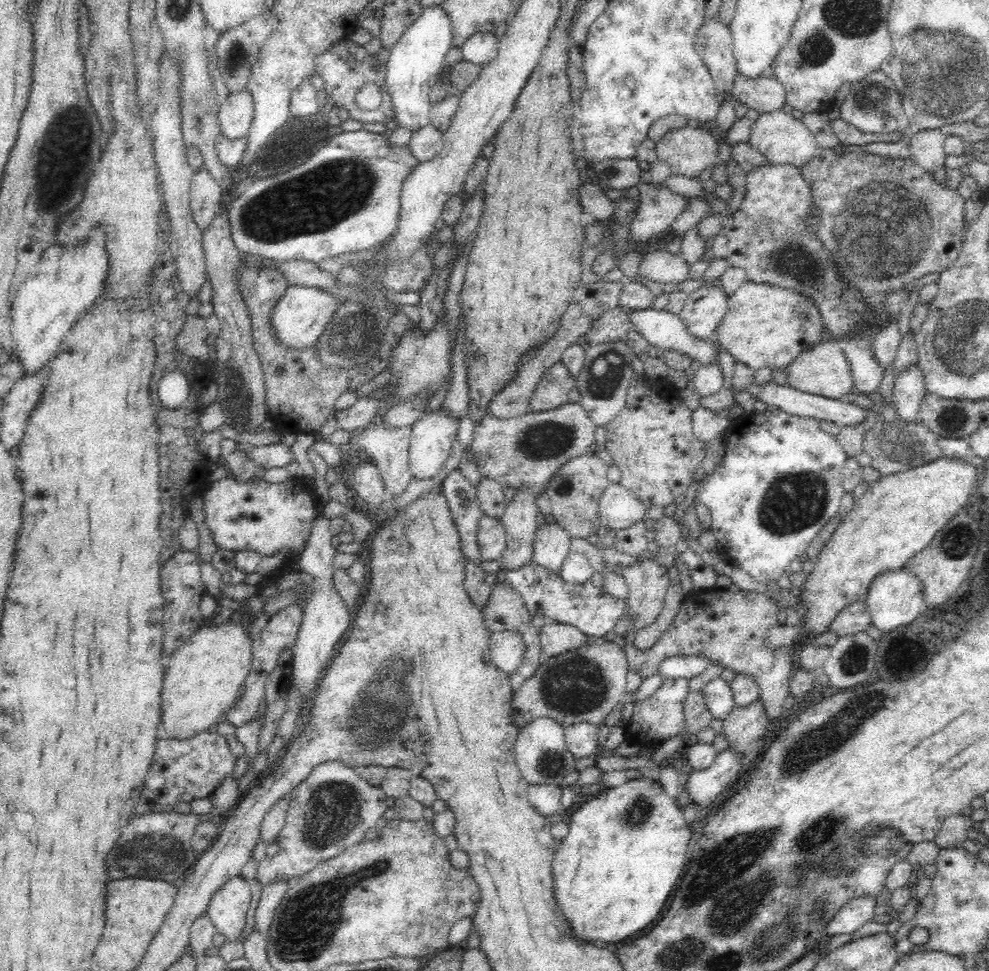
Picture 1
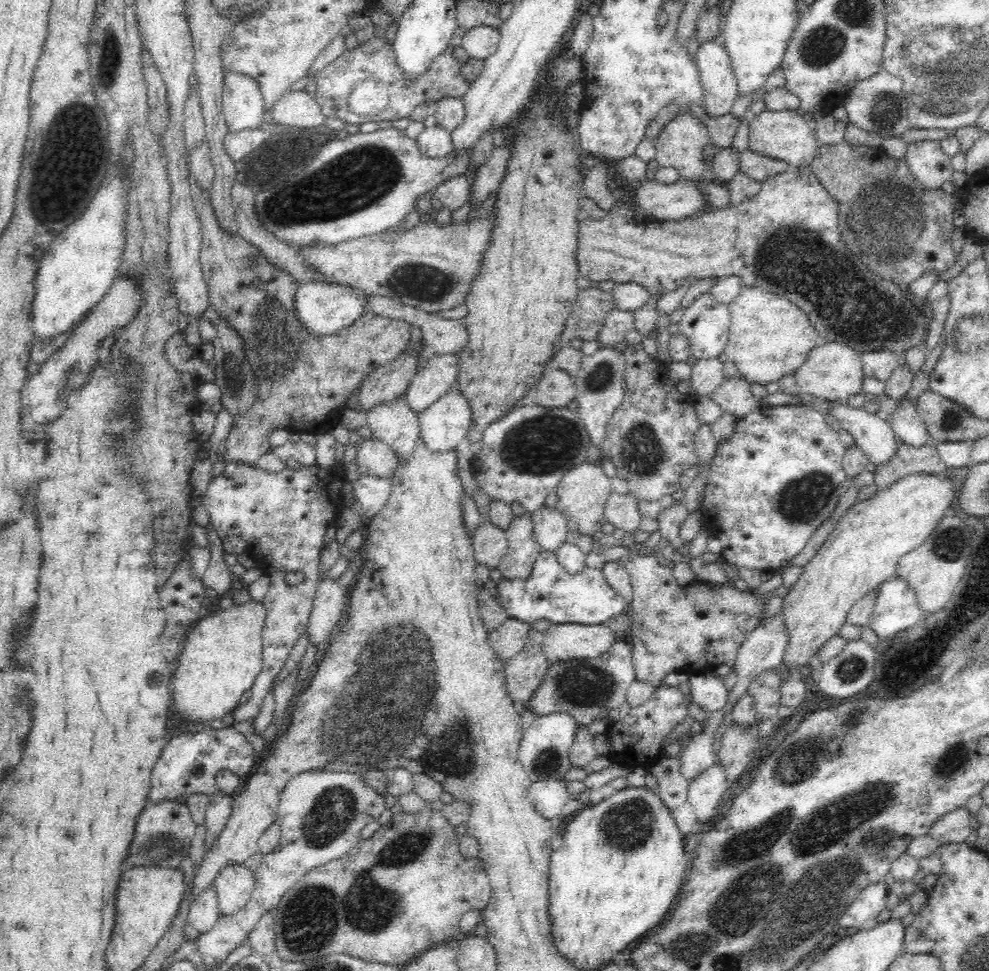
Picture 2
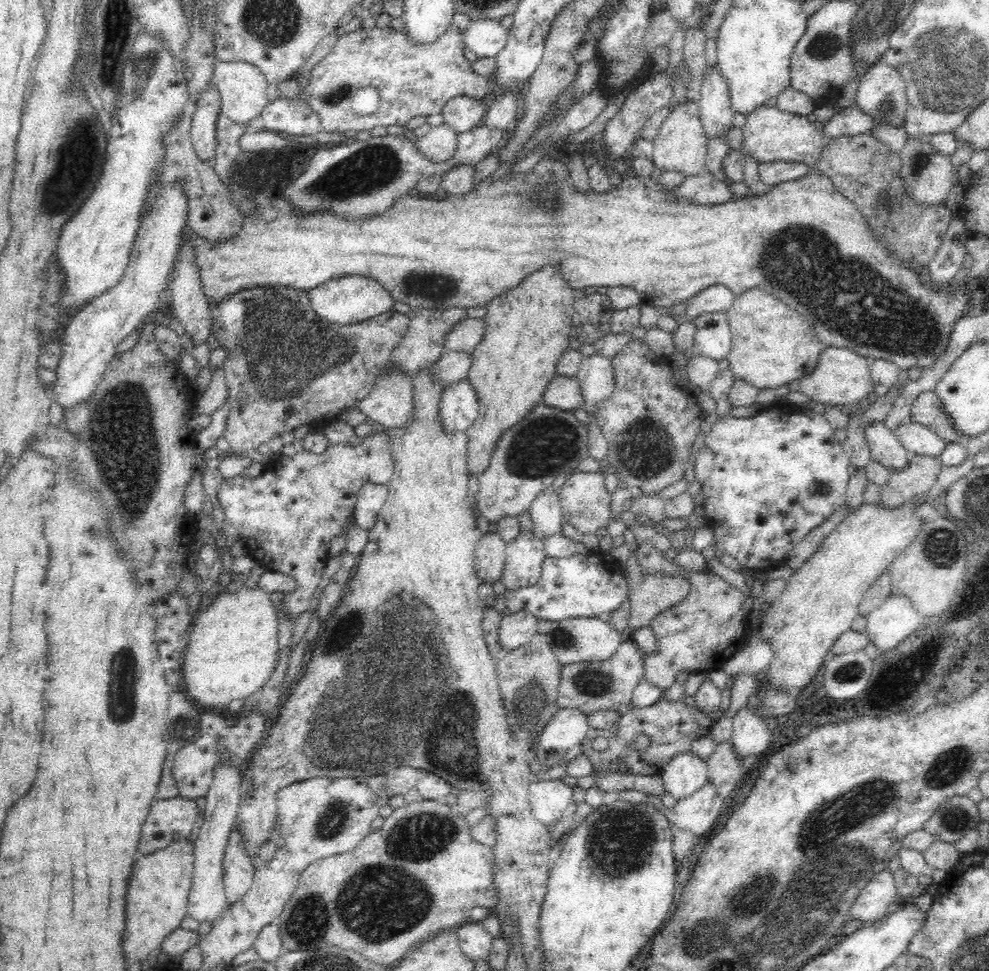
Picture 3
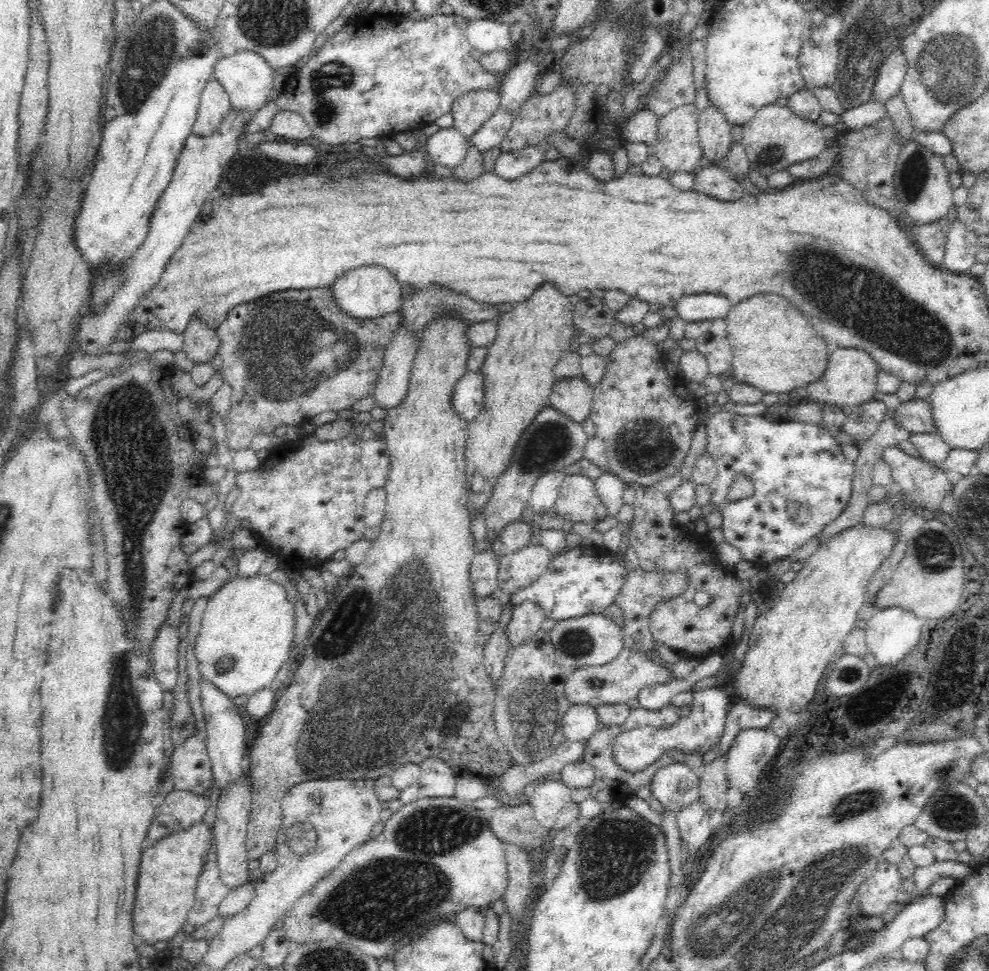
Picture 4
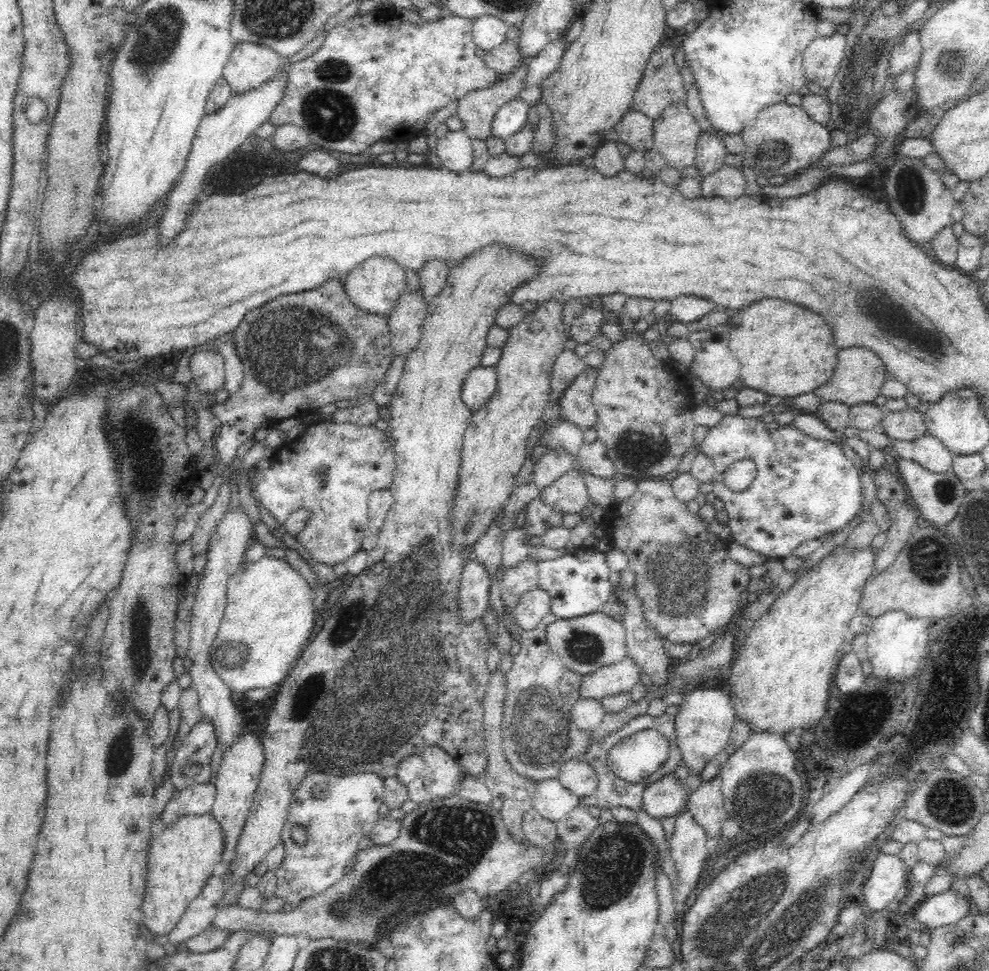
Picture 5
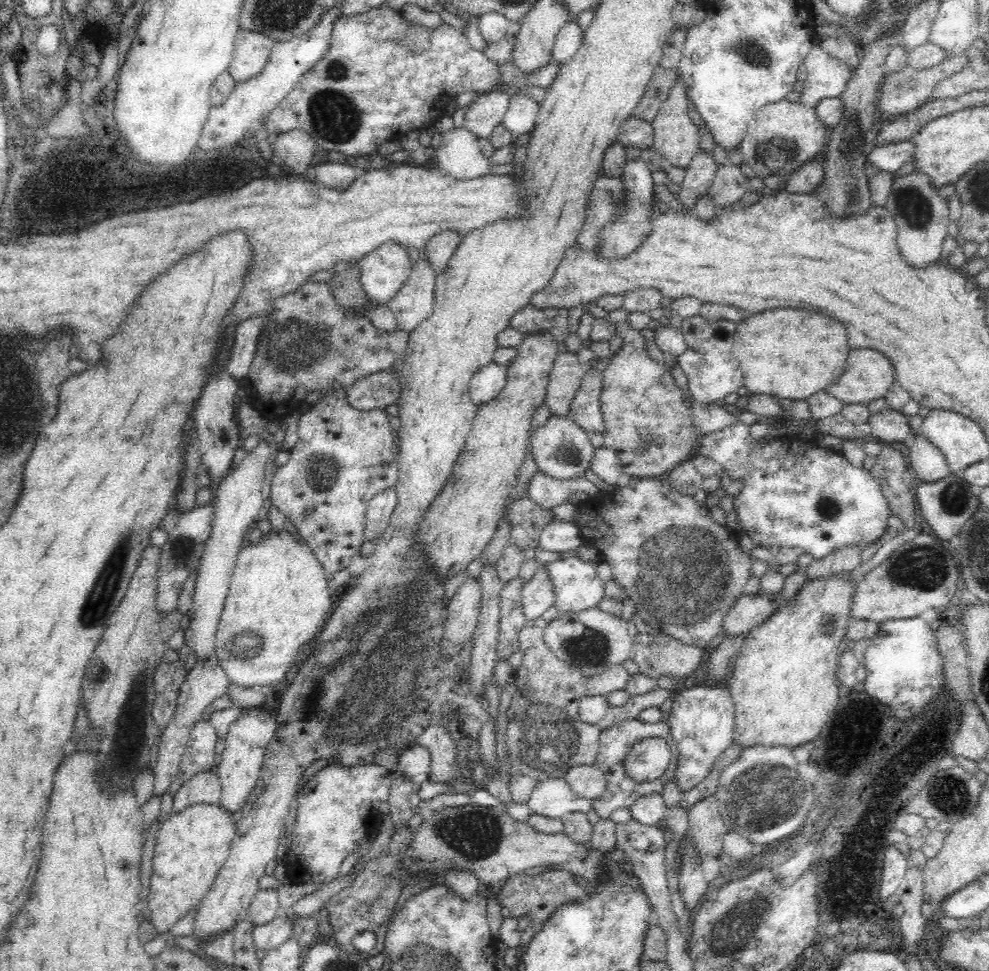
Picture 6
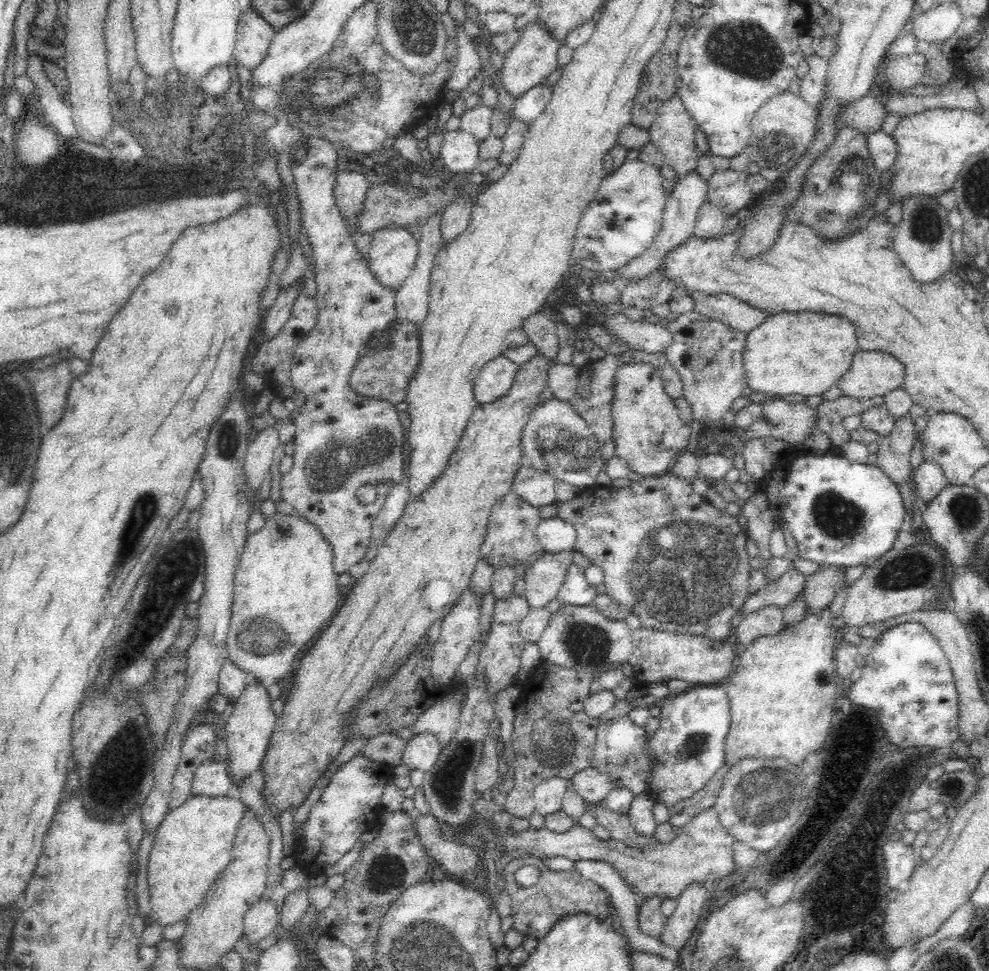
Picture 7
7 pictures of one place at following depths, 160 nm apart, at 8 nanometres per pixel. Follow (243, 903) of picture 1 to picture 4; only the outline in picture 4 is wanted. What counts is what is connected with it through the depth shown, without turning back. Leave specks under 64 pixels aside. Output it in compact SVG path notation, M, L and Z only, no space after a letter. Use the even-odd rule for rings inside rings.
M246 772L238 782L226 787L221 792L213 828L221 882L228 887L228 890L238 888L253 879L248 870L249 854L246 848L249 810L252 806L252 795L250 795L251 780L246 777L246 774L248 773Z

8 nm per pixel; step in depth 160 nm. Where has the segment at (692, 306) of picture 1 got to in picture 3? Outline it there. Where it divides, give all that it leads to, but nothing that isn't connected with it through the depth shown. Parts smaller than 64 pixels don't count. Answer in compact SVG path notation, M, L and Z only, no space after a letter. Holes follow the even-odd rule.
M724 312L702 313L690 320L694 325L694 355L722 360L731 350L731 330Z

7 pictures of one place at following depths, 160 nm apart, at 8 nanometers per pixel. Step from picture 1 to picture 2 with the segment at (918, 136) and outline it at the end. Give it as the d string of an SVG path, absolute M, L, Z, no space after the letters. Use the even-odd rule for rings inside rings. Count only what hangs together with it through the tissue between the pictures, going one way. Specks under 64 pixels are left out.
M940 140L908 144L904 160L914 179L926 190L940 189L955 172L952 158L943 151Z

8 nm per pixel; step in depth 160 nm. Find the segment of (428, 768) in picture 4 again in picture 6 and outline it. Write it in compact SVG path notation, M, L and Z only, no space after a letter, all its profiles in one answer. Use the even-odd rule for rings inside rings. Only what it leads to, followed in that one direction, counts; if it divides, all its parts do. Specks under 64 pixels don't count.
M429 726L417 738L417 744L430 753L428 784L450 785L456 778L463 779L461 763L457 761L457 746L450 739L446 727Z

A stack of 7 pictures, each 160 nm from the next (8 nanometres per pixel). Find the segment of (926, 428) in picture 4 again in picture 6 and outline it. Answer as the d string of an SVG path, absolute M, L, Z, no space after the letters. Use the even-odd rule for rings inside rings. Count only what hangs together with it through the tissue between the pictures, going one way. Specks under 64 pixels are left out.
M885 408L869 418L871 433L877 436L880 442L889 444L893 442L904 443L908 437L914 435L905 411Z

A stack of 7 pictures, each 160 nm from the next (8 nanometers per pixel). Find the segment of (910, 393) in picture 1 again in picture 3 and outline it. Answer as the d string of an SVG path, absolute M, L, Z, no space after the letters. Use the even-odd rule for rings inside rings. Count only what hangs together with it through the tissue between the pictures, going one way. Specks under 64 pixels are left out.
M910 418L898 424L893 433L907 451L918 454L938 457L947 443L931 428L912 422Z

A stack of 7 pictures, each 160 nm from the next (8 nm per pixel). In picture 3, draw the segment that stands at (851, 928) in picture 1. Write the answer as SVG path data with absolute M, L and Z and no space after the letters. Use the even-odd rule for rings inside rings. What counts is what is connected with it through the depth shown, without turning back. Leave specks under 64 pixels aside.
M889 869L875 874L860 891L855 903L850 907L848 916L860 922L878 920L885 917L886 909L897 900L896 885Z

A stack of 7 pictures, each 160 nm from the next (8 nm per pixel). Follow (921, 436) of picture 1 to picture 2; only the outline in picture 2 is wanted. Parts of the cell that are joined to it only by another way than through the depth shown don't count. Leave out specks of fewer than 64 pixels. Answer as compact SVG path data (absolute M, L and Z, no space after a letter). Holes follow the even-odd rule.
M898 440L896 452L874 470L877 488L888 488L907 474L946 474L947 464L939 457L935 444L912 446Z

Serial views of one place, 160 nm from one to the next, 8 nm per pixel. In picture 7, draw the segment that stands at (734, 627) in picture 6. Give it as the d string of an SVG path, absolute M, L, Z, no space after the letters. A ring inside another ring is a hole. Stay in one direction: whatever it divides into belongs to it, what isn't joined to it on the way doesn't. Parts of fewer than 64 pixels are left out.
M791 567L781 578L768 582L760 591L750 594L737 612L740 616L745 617L751 612L770 605L776 605L782 609L790 604L798 594L802 594L806 580L806 577L798 574Z

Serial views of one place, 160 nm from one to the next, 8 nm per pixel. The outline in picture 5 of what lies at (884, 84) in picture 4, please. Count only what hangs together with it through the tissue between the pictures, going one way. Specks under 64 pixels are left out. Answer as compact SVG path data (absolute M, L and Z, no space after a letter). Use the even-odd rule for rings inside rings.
M919 30L912 31L904 40L894 46L889 59L888 75L898 77L902 72L914 68L921 56Z

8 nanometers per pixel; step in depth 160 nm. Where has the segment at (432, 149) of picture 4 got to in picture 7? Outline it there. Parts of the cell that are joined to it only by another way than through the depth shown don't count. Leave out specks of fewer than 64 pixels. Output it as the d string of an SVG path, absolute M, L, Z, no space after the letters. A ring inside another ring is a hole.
M462 129L446 131L436 163L438 167L451 174L467 173L475 177L480 161L479 141L475 136Z

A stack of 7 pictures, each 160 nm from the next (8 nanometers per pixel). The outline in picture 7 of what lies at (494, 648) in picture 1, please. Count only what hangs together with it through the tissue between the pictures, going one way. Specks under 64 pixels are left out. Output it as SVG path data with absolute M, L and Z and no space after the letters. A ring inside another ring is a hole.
M570 550L543 552L532 560L526 570L523 594L530 609L542 609L557 598L575 554Z

